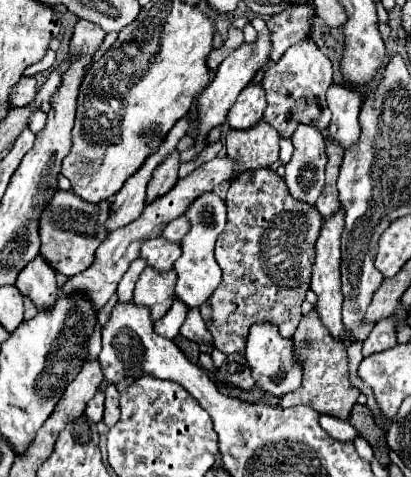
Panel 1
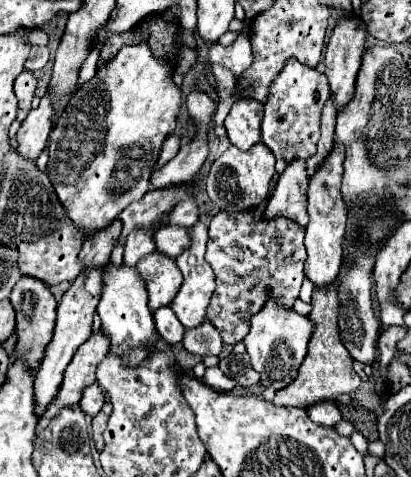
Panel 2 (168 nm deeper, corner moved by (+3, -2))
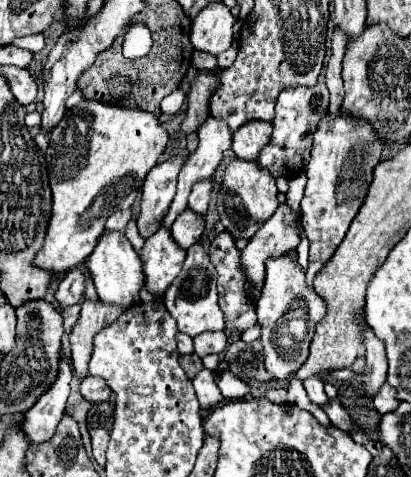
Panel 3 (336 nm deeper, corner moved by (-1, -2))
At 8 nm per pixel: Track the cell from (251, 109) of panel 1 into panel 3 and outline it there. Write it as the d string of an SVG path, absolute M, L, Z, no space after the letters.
M251 121L239 127L233 133L233 151L239 159L257 159L259 151L271 139L271 123L269 121Z

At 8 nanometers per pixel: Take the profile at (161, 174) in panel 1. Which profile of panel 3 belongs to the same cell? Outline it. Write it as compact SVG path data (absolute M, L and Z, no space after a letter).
M199 73L197 81L193 83L187 99L189 99L189 107L185 111L185 119L183 123L179 125L179 133L181 135L191 135L191 133L197 133L199 125L207 119L209 115L209 97L211 97L211 91L215 91L215 77L213 75L207 75L207 73Z

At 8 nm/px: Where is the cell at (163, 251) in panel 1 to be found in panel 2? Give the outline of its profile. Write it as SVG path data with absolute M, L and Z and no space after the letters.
M165 225L155 233L155 245L157 251L165 253L167 257L177 257L181 255L187 247L191 247L191 235L187 227L173 227Z

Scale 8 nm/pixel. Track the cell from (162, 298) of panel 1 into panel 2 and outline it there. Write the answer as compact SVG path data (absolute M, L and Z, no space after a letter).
M153 251L151 255L139 259L137 269L147 283L149 309L157 311L159 307L169 305L171 299L175 297L175 291L179 291L179 283L181 283L181 275L179 275L179 267L175 265L175 259L161 255L159 251Z

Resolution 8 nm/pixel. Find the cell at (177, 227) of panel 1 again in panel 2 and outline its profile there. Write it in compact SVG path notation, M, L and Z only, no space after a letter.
M191 195L181 199L173 213L169 215L171 225L181 225L181 227L193 227L199 221L199 207Z

